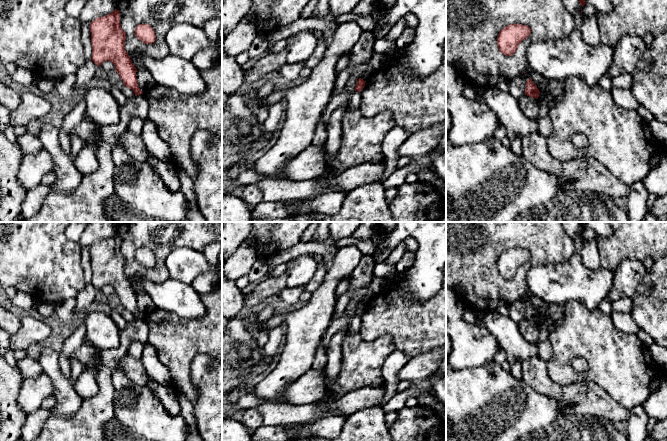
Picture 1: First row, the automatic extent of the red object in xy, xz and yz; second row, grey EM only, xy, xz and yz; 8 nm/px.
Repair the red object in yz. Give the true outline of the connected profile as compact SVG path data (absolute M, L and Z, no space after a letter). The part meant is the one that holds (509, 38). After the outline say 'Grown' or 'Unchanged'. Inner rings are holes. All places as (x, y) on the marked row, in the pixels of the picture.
M510 24L501 29L497 37L499 51L506 55L513 55L519 44L529 37L531 29L527 25Z. Unchanged

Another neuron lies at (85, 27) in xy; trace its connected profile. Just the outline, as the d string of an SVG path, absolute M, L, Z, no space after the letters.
M81 23L81 41L86 59L92 58L91 31L89 23Z

